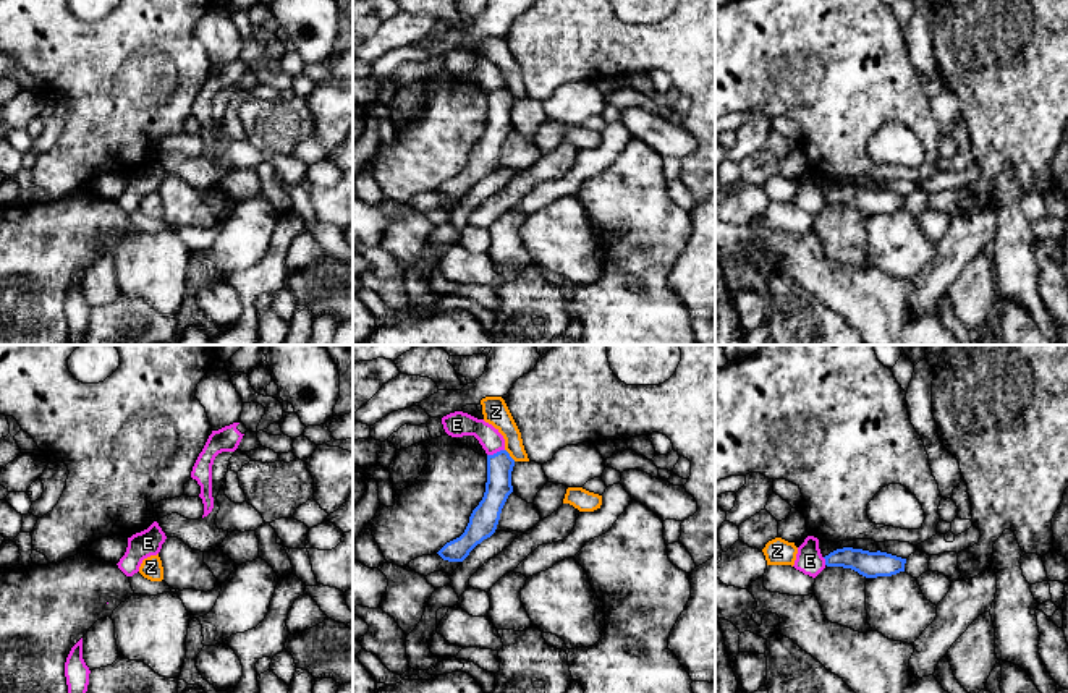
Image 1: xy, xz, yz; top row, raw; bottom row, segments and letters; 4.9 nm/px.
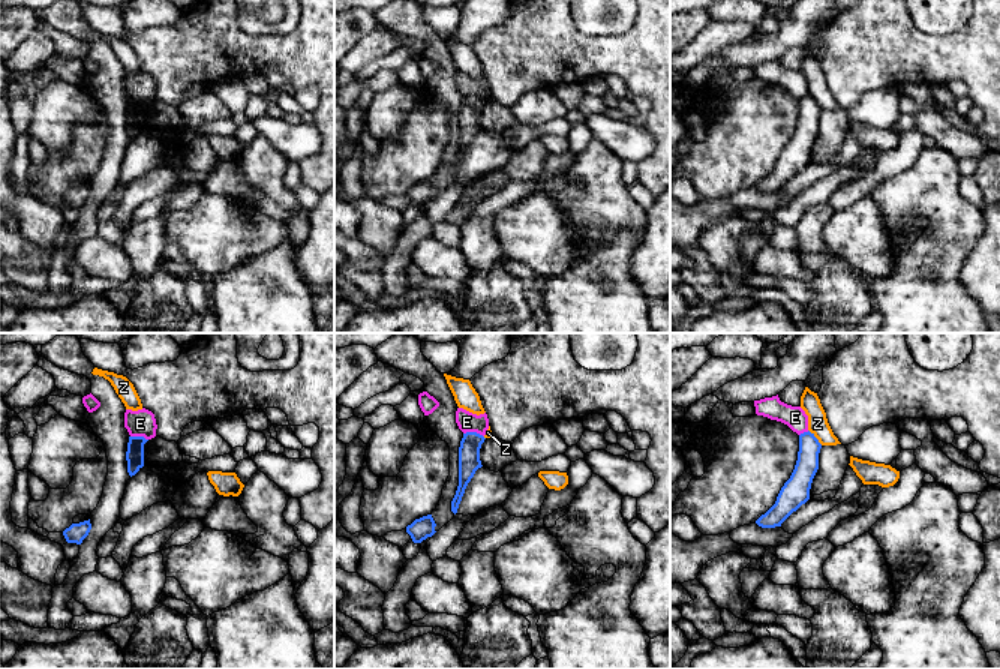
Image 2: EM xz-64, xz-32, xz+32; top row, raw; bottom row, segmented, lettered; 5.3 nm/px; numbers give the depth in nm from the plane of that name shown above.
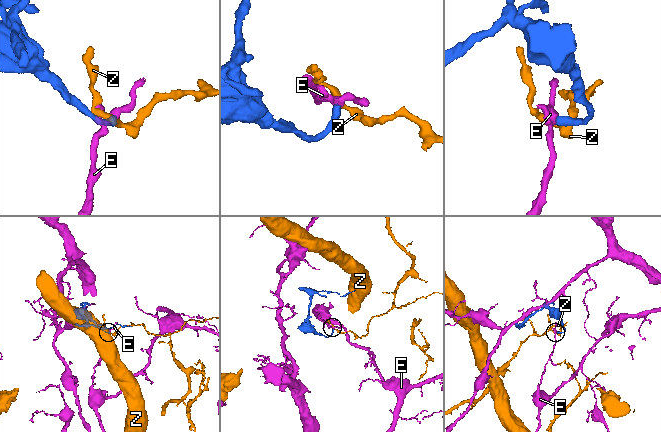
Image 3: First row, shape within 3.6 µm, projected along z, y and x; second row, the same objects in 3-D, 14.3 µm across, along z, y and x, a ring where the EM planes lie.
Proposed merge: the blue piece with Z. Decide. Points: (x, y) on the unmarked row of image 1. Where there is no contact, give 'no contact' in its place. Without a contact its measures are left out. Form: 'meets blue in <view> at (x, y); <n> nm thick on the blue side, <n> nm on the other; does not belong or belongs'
meets blue in xz at (508, 93); 130 nm thick on the blue side, 130 nm on the other; does not belong

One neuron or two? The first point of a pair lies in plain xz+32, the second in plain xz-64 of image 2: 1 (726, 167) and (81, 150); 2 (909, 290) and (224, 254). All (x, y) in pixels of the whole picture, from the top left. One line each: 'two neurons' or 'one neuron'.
1: one neuron
2: two neurons

